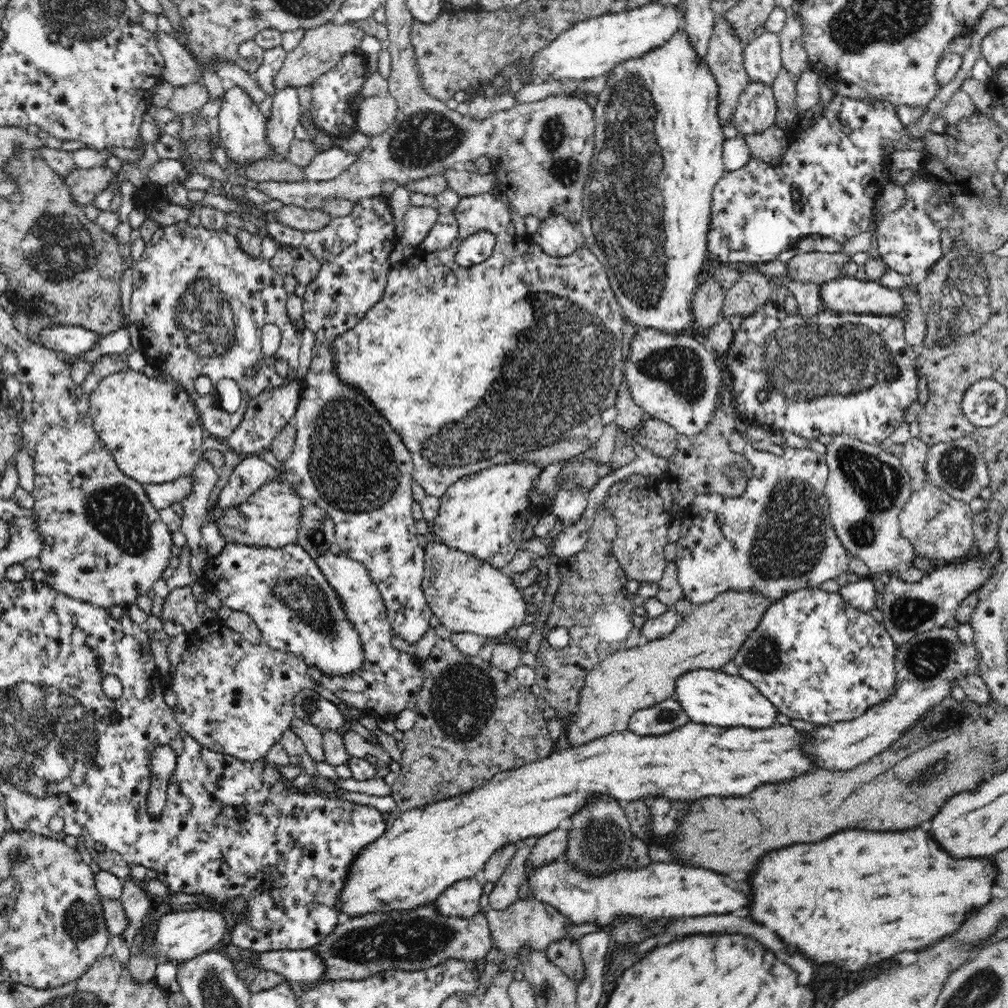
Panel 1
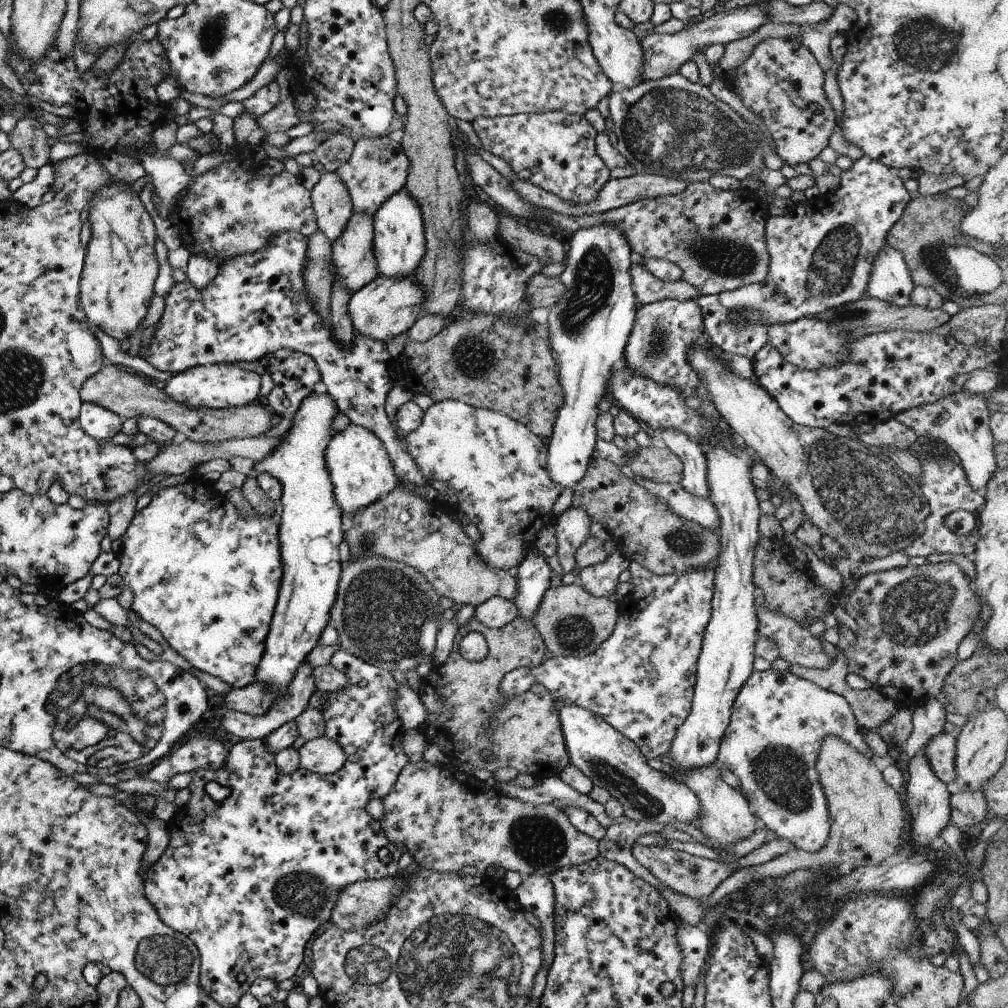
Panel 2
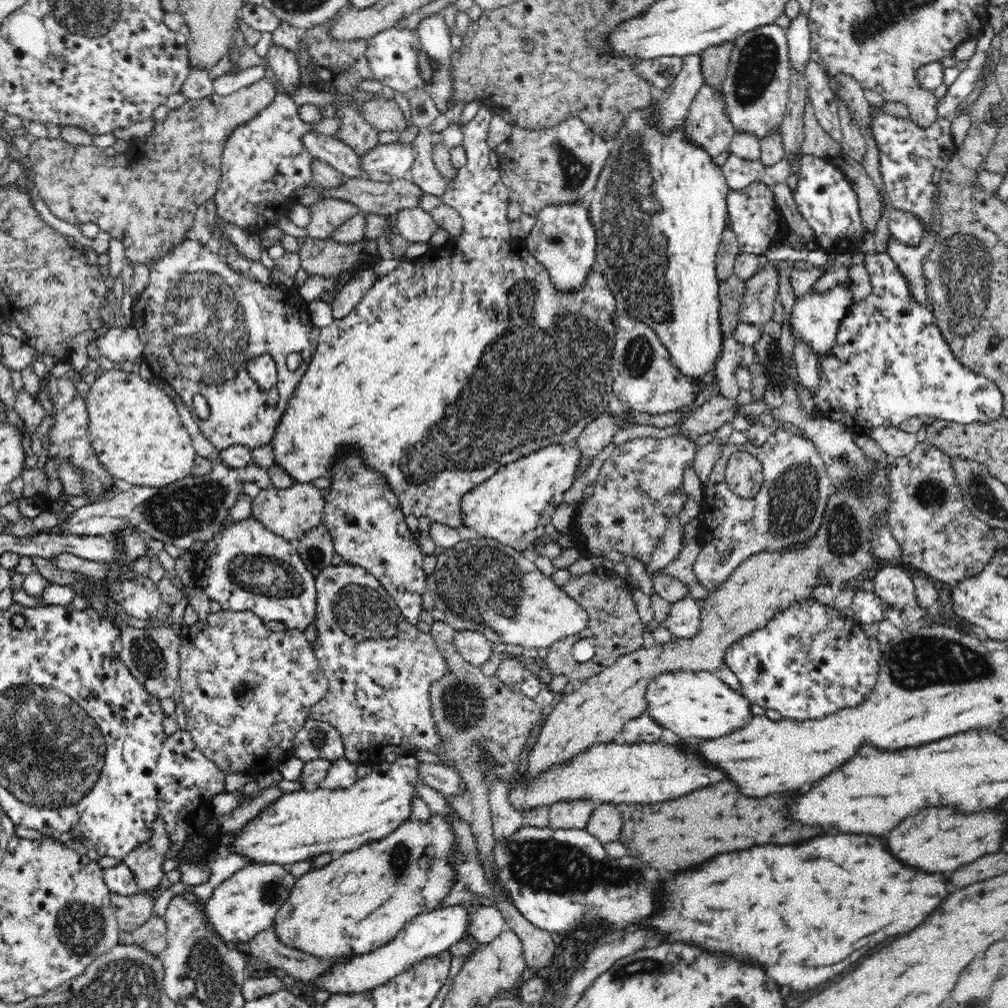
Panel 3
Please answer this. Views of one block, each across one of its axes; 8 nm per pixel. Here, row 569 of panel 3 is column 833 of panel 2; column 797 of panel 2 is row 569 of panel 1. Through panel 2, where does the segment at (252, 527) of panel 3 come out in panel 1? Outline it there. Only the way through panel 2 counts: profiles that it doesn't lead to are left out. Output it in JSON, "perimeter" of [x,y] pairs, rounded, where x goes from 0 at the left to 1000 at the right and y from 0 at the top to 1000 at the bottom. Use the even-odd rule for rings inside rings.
{"perimeter":[[[224,537],[220,548],[204,557],[201,571],[204,581],[220,600],[247,609],[259,625],[259,637],[300,652],[306,661],[316,661],[319,668],[338,670],[352,668],[357,663],[361,652],[356,629],[342,612],[336,593],[313,556],[295,538],[272,545]]]}

